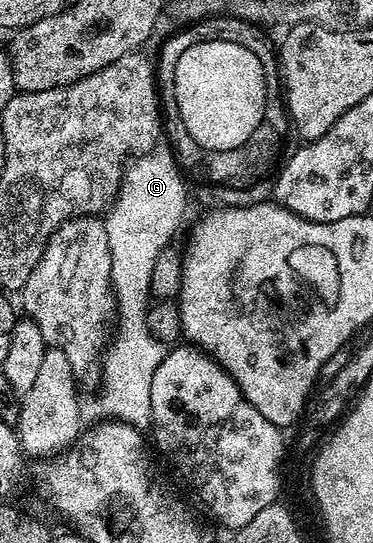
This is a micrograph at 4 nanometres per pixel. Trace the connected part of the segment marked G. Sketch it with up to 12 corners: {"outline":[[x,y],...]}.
{"outline":[[171,148],[125,167],[103,217],[115,335],[102,353],[105,417],[152,423],[165,341],[148,329],[154,258],[184,220]]}

